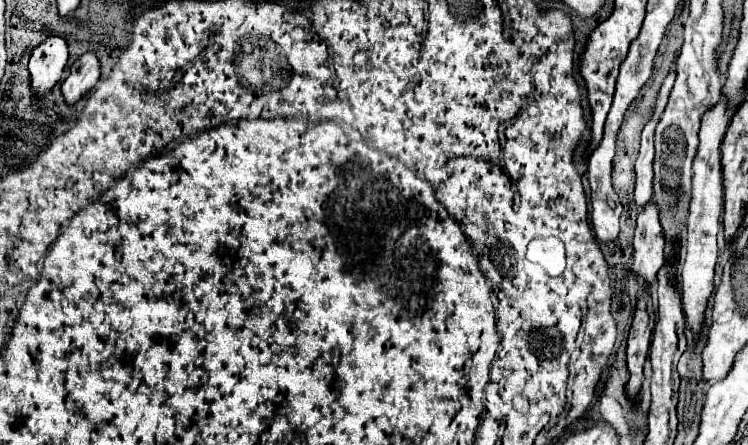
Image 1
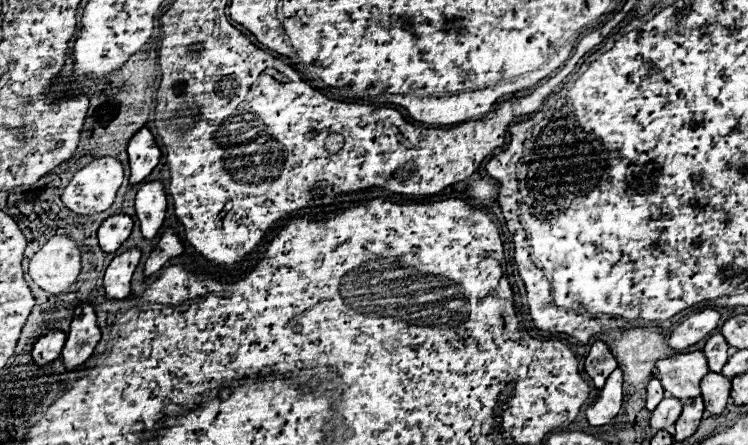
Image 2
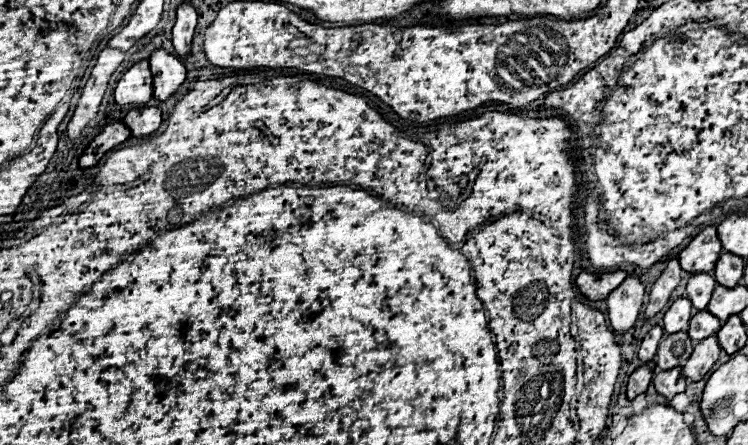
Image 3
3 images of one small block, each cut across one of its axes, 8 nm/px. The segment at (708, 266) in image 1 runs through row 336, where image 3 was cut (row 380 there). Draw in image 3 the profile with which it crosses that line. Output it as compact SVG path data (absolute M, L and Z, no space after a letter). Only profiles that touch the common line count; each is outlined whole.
M716 334L704 338L692 352L692 356L688 358L686 366L682 368L684 370L684 376L698 382L706 376L706 372L714 366L714 362L718 360L718 354L720 354L720 344L716 340Z

